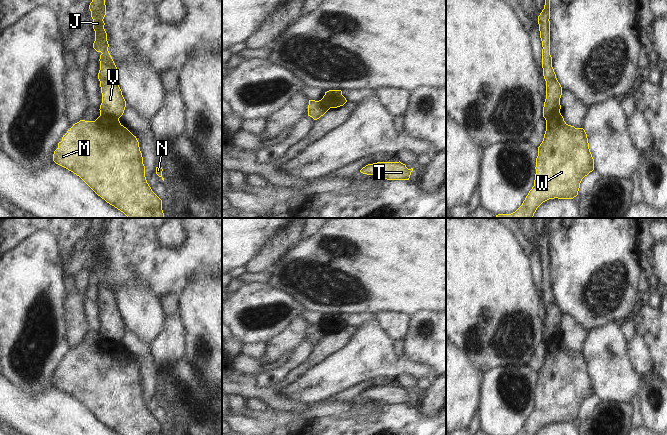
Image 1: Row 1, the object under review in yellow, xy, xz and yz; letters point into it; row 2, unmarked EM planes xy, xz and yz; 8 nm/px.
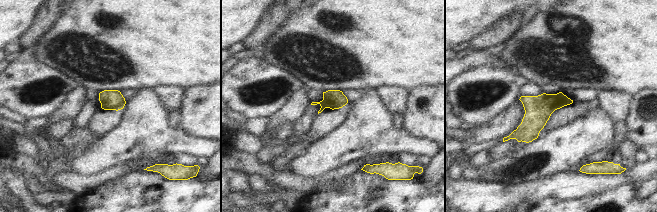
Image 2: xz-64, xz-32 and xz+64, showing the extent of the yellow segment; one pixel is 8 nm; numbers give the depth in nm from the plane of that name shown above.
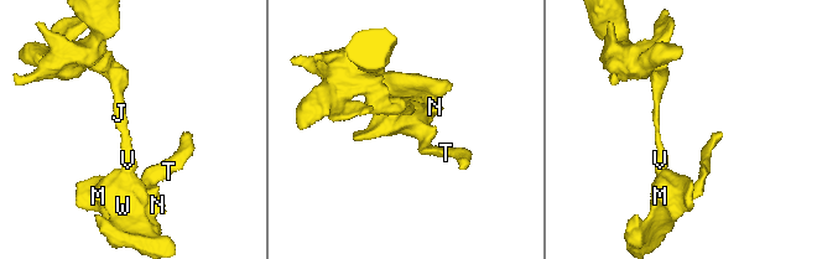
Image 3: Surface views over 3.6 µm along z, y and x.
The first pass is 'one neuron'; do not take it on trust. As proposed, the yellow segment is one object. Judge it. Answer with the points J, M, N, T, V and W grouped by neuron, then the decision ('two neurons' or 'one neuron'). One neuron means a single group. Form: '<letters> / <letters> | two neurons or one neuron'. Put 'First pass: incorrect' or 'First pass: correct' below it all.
J V / M N T W | two neurons
First pass: incorrect

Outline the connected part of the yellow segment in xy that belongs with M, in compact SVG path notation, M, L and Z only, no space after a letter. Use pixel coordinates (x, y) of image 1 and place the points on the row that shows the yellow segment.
M100 114L95 121L80 120L62 137L54 151L53 161L79 176L98 196L123 212L128 218L164 218L162 200L152 191L145 177L145 166L139 142L119 119Z

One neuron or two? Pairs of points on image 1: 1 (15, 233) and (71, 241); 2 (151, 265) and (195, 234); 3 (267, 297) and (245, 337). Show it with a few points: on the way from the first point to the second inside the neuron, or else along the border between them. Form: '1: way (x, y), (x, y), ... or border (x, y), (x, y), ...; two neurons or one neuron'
1: way (29, 228), (57, 228); one neuron
2: way (163, 264), (171, 264), (189, 246); one neuron
3: way (254, 305), (237, 313), (239, 324); one neuron

